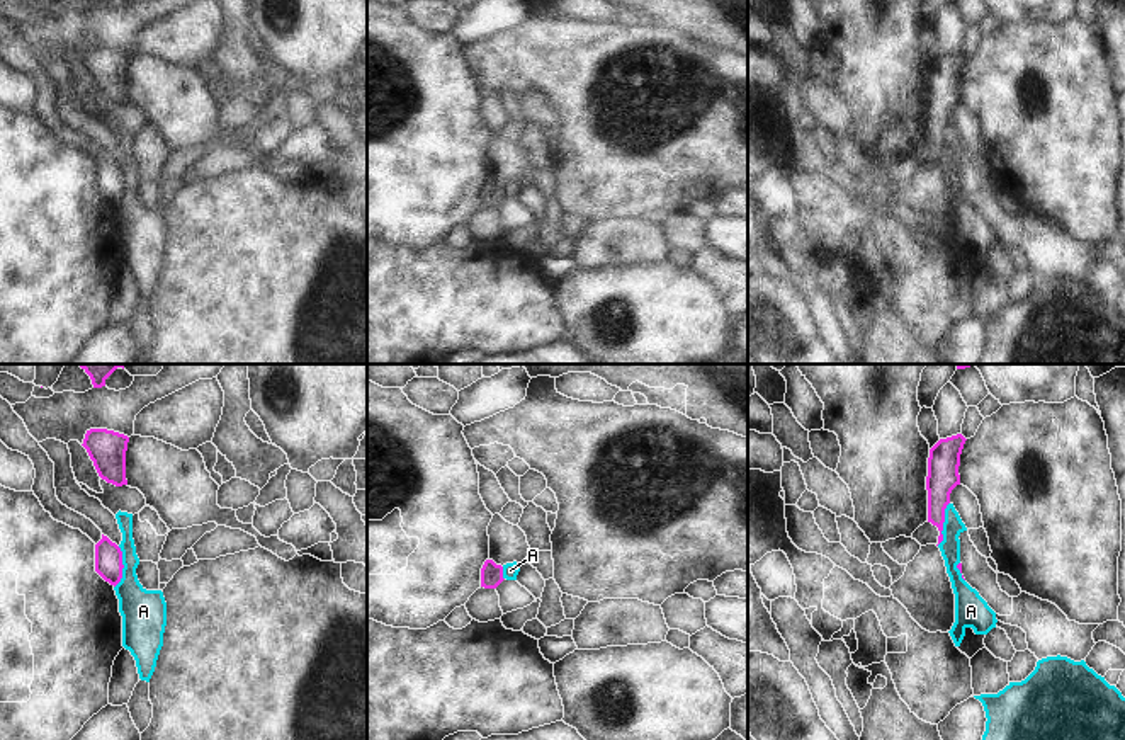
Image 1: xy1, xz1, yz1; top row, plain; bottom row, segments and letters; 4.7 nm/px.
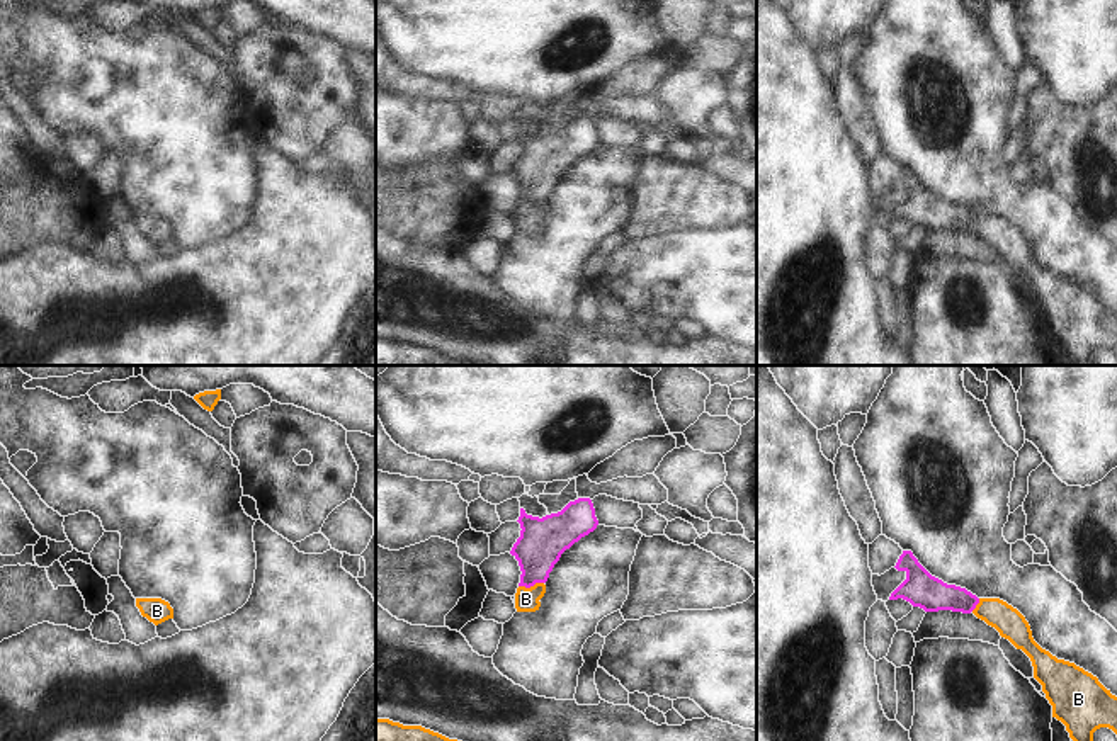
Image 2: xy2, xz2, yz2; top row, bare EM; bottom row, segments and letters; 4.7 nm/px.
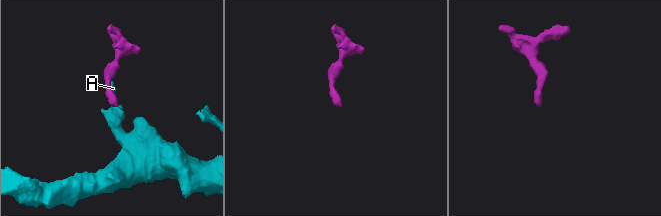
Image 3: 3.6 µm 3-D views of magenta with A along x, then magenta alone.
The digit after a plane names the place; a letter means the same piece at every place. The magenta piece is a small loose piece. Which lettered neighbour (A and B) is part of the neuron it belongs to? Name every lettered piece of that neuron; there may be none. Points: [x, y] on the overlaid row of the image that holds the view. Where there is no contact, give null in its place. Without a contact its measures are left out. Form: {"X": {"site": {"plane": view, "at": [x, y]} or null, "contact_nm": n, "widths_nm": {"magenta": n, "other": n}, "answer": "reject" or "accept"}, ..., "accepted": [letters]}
{"A": {"site": {"plane": "yz1", "at": [942, 524]}, "contact_nm": 220, "widths_nm": {"magenta": 150, "other": 100}, "answer": "reject"}, "B": {"site": {"plane": "xz2", "at": [531, 585]}, "contact_nm": 120, "widths_nm": {"magenta": 220, "other": 110}, "answer": "accept"}, "accepted": ["B"]}

